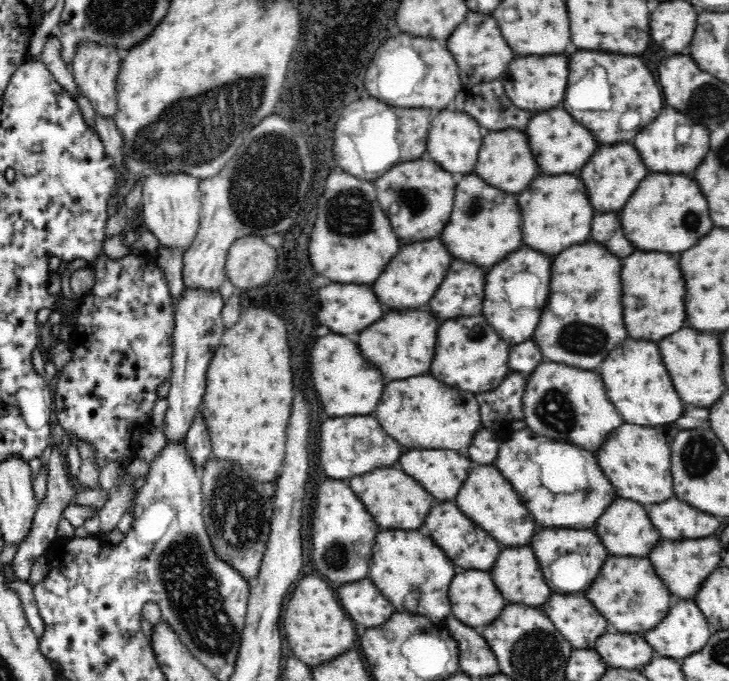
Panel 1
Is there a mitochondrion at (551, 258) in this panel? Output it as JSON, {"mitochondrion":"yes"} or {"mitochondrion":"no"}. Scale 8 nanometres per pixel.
{"mitochondrion":"no"}

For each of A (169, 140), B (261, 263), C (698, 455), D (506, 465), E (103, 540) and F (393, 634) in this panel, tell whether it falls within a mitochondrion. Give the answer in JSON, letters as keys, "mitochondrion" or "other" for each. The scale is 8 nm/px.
{"A":"mitochondrion","B":"other","C":"mitochondrion","D":"other","E":"other","F":"mitochondrion"}

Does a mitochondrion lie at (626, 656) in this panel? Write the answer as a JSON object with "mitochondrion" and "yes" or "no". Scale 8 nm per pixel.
{"mitochondrion":"no"}

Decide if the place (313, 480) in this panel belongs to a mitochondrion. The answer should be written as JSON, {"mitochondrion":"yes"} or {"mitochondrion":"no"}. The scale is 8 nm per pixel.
{"mitochondrion":"no"}

